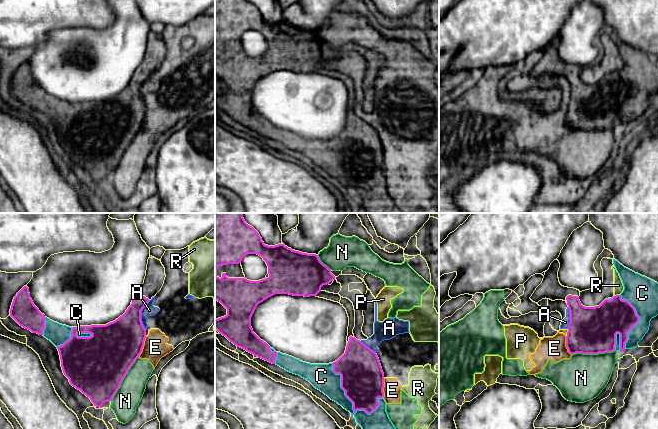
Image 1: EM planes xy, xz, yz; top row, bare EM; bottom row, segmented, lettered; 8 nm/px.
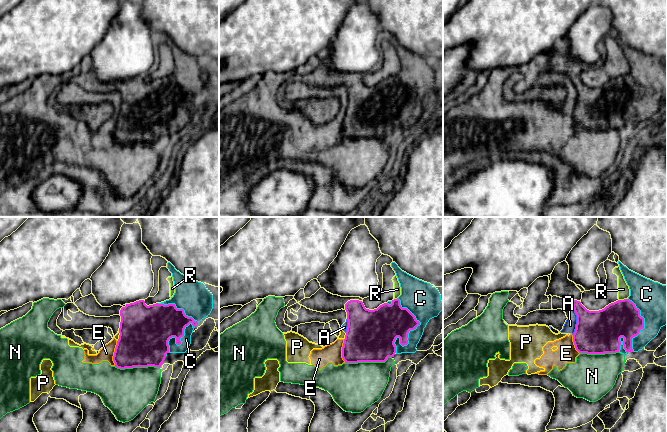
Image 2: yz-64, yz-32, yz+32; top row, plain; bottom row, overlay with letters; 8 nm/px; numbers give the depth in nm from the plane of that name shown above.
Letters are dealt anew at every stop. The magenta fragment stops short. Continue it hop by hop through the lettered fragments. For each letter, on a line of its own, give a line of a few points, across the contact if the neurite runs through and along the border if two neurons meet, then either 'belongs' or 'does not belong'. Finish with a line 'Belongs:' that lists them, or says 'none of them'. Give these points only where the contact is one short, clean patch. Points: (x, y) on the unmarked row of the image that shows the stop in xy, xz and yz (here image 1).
A: line xy (149, 76), (141, 87), (141, 99), (145, 105); does not belong
C: belongs
E: does not belong
N: does not belong
P: line yz (568, 105), (566, 112); does not belong
R: line yz (619, 70), (614, 72); does not belong
Belongs: C

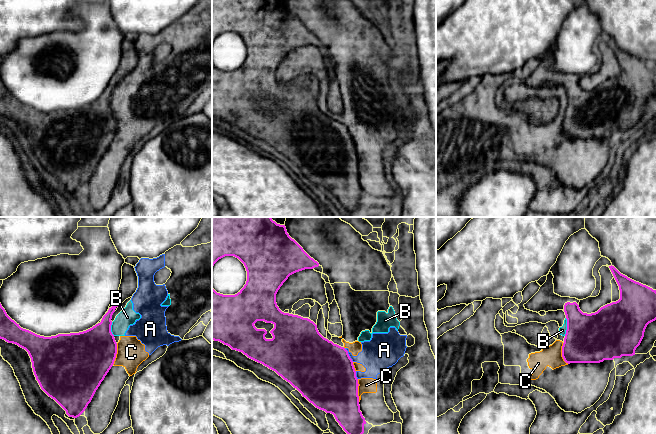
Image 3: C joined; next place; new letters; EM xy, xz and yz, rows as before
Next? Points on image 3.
A: line xz (345, 125), (353, 137); does not belong
B: line yz (566, 94), (566, 109), (564, 111); does not belong
C: does not belong
Belongs: none of them

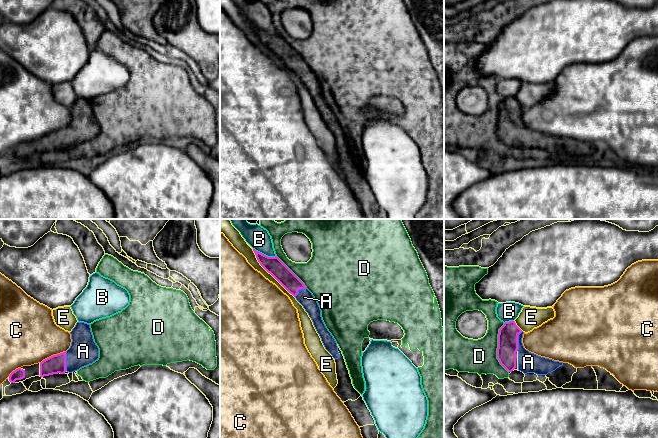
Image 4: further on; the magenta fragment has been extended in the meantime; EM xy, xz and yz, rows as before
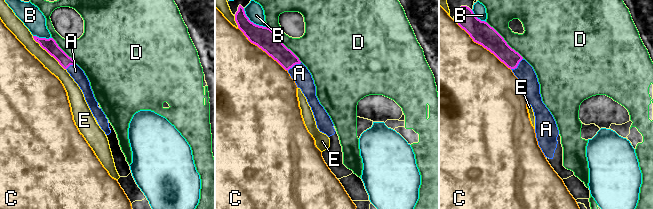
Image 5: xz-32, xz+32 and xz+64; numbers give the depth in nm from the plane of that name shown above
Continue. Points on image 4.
A: line yz (508, 110), (517, 117), (528, 138); belongs
B: does not belong
C: does not belong
D: does not belong
E: does not belong
Belongs: A

